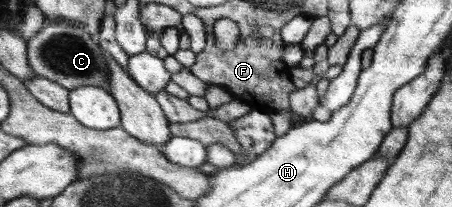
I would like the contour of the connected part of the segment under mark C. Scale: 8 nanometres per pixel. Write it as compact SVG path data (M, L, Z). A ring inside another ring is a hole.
M66 21L47 24L28 40L27 47L29 64L38 78L56 81L69 90L84 86L108 88L107 54L82 26Z

